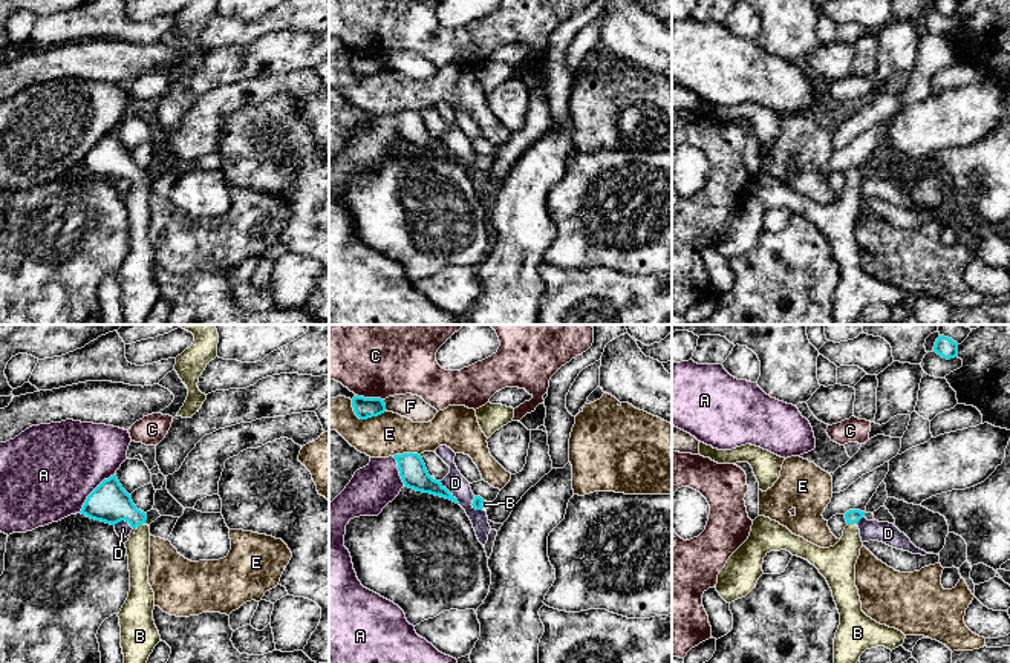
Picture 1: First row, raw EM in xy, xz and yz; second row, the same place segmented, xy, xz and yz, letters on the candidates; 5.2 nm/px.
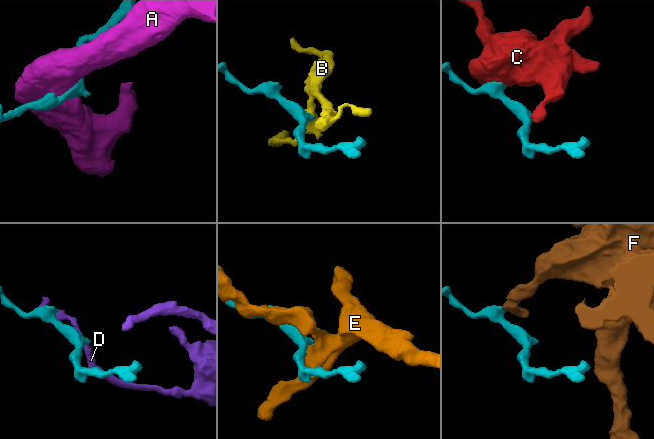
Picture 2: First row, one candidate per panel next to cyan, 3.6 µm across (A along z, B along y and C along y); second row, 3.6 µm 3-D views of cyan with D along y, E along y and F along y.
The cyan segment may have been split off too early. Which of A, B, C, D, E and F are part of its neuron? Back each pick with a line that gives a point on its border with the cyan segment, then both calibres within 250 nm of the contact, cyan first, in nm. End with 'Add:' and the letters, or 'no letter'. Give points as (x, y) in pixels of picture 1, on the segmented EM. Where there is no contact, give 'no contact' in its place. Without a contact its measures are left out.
B: meets cyan in xy at (138, 525); 220 nm thick on the cyan side, 130 nm on the other
Add: B

